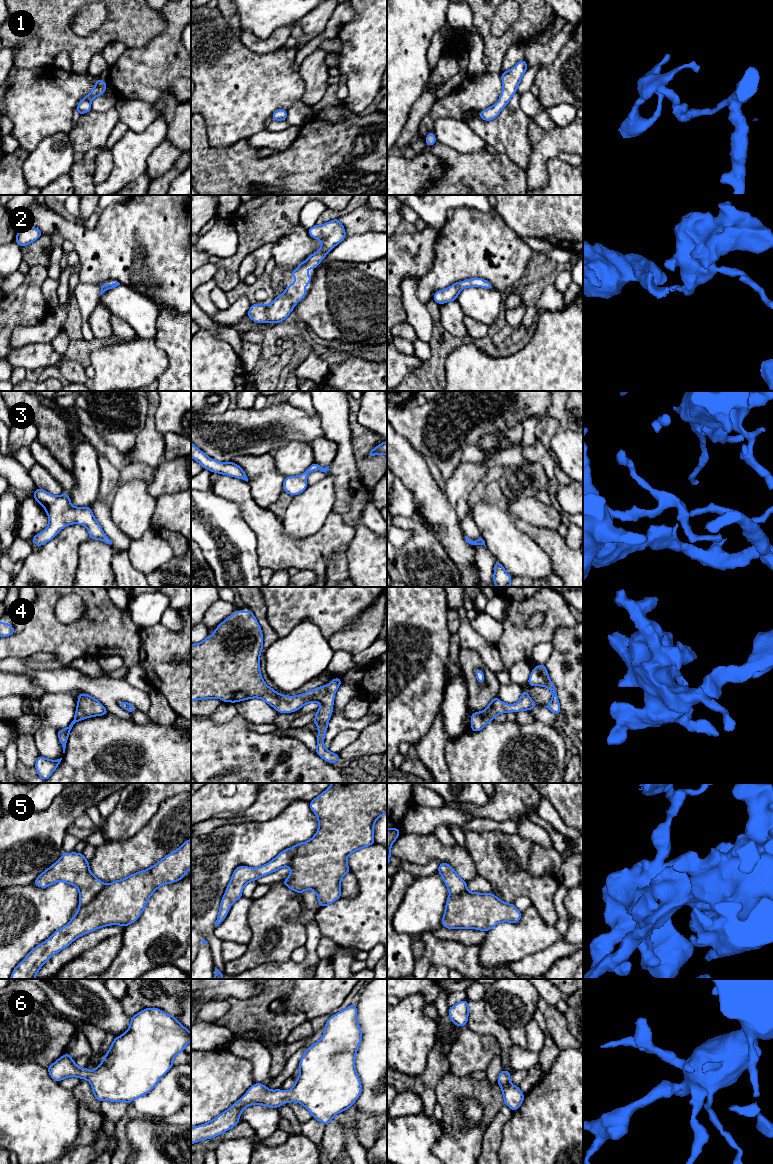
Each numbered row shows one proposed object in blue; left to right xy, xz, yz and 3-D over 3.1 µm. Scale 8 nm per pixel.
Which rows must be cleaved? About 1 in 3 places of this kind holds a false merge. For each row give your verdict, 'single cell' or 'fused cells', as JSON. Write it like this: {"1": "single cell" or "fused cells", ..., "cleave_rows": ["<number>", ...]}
{"1": "single cell", "2": "single cell", "3": "single cell", "4": "single cell", "5": "single cell", "6": "single cell", "cleave_rows": []}

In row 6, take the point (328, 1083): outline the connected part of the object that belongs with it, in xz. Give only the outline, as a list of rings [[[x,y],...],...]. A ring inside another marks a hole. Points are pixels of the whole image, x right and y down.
[[[354,1002],[346,1009],[332,1015],[324,1027],[323,1036],[303,1054],[298,1066],[299,1077],[290,1090],[287,1092],[281,1089],[269,1090],[264,1084],[254,1083],[228,1110],[208,1123],[192,1127],[191,1145],[230,1130],[239,1123],[241,1112],[254,1104],[278,1109],[282,1104],[298,1102],[313,1115],[314,1119],[325,1125],[329,1124],[336,1114],[350,1108],[359,1098],[362,1090],[361,1081],[355,1068],[356,1052],[362,1040],[356,1003]]]

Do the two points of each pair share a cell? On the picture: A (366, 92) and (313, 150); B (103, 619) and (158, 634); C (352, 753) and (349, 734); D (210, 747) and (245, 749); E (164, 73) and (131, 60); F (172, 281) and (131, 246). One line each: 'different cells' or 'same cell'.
A: different cells
B: different cells
C: different cells
D: same cell
E: same cell
F: same cell

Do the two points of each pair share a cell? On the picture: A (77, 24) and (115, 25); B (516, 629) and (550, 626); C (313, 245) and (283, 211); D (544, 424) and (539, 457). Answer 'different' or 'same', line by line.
A: different
B: same
C: different
D: different

